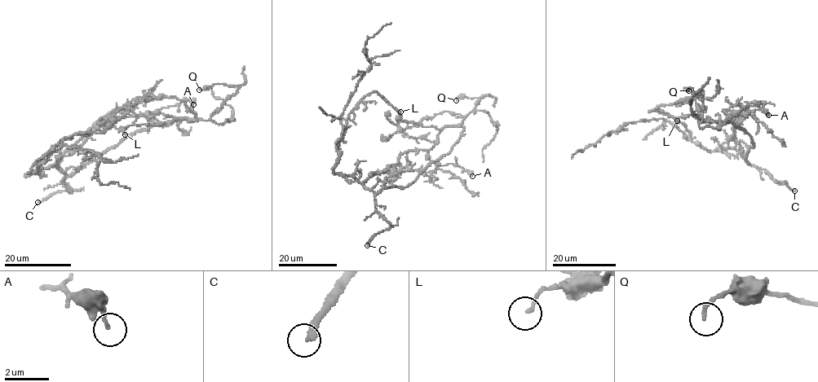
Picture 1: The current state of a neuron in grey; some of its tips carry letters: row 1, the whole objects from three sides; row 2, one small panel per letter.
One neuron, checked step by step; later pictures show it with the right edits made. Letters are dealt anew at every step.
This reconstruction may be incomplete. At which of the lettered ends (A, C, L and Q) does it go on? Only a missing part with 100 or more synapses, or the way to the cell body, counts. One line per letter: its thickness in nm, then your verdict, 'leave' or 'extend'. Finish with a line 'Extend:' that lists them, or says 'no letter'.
A: 180 nm | leave
C: 240 nm | extend
L: 150 nm | leave
Q: 140 nm | leave
Extend: C

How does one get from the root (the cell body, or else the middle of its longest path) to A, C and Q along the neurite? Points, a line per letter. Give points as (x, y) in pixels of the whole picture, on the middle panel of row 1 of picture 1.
A: (364, 97), (376, 91), (408, 127), (445, 111), (462, 116), (461, 124), (444, 125), (428, 157), (472, 176)
C: (364, 97), (350, 113), (333, 171), (354, 177), (375, 194), (375, 210), (390, 224), (367, 245)
Q: (364, 97), (376, 91), (408, 127), (445, 111), (466, 116), (479, 99), (489, 96), (456, 100)

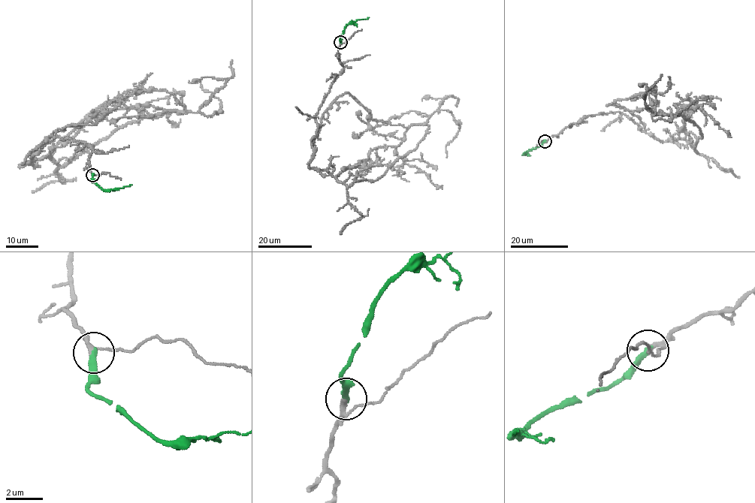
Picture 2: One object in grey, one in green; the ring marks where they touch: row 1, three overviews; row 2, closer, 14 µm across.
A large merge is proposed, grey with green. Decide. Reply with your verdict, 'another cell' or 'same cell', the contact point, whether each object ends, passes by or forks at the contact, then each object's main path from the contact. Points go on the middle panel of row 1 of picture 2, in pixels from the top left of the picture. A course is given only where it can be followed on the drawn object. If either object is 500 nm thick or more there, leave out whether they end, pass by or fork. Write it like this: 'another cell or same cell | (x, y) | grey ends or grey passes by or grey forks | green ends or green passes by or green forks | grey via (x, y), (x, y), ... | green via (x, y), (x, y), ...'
same cell | (340, 42) | grey passes by | green ends | grey via (340, 42), (342, 71), (311, 143), (348, 92), (379, 125), (450, 111), (460, 125), (445, 158) | green via (340, 42), (344, 28), (348, 25), (369, 18)

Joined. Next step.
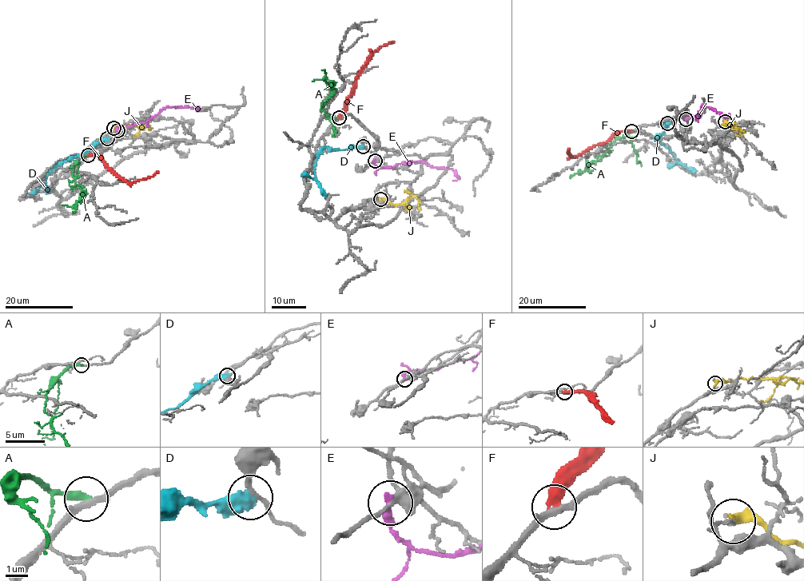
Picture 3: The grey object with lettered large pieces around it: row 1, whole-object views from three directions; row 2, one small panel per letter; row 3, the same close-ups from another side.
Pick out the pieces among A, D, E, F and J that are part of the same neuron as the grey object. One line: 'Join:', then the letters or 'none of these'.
Join: none of these

